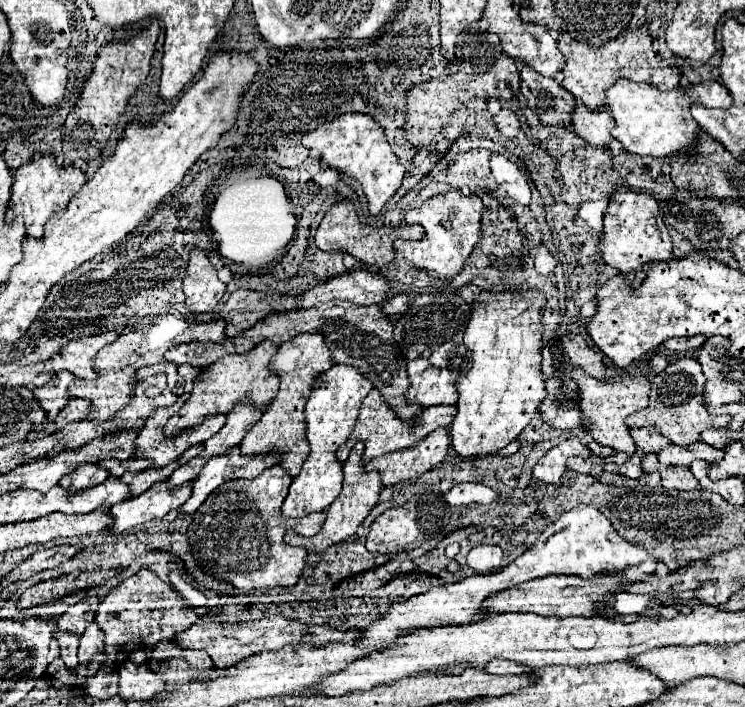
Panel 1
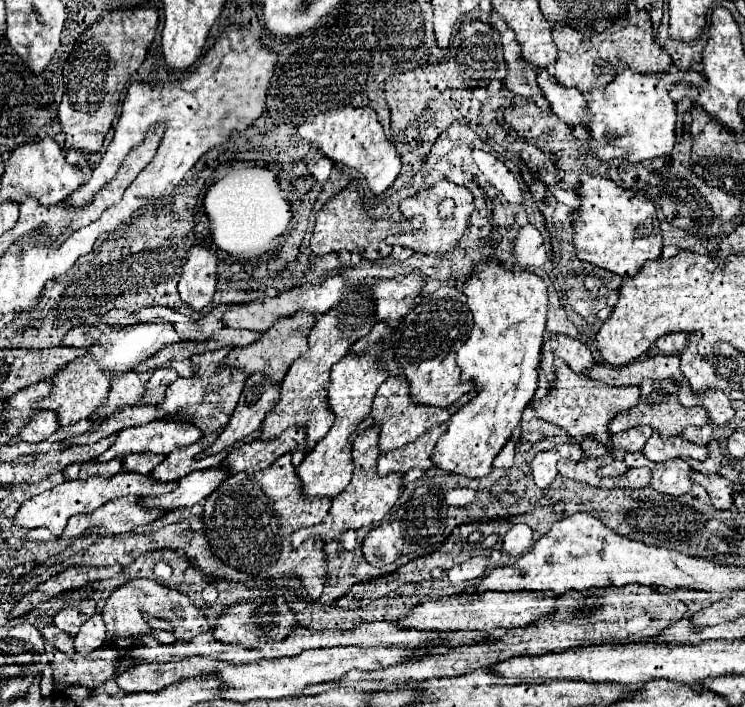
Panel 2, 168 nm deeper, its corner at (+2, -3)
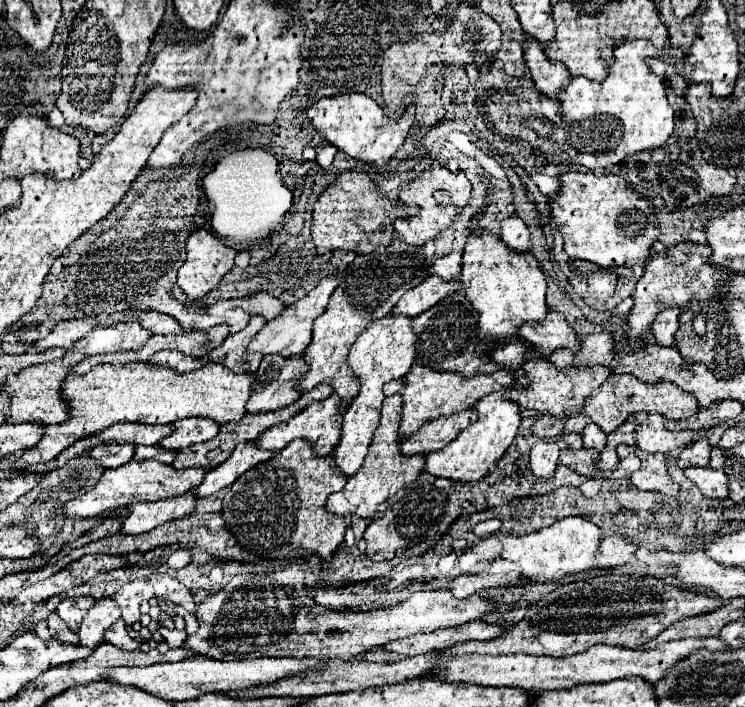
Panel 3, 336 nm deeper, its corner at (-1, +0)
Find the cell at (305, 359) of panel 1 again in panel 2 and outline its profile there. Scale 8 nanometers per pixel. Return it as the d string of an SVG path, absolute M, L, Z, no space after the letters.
M346 295L344 303L326 315L318 319L318 323L312 327L308 335L308 351L306 355L300 355L288 369L284 381L280 383L280 401L278 405L266 415L262 427L260 427L260 439L272 441L288 427L302 427L308 443L306 453L314 449L314 445L328 433L328 427L332 425L332 411L328 411L328 399L326 399L326 387L328 387L328 375L330 367L348 353L348 347L368 335L372 325L376 323L372 315L372 303L366 295Z

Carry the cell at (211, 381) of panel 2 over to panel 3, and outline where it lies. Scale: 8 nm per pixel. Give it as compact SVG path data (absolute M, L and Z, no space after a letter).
M251 316L247 328L235 332L235 334L229 334L227 340L219 348L209 352L211 360L227 366L231 372L249 372L249 374L257 372L263 356L259 352L249 352L247 346L265 324L267 324L267 320L263 316Z

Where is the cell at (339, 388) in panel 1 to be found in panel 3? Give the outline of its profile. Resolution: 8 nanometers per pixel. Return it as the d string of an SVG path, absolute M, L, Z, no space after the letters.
M389 314L385 318L371 322L359 334L357 342L353 344L353 348L349 352L349 364L351 364L353 372L357 374L357 378L361 380L361 392L349 406L347 414L343 416L341 440L333 450L337 468L345 476L353 476L361 468L361 464L367 456L367 448L373 440L373 432L379 426L379 418L381 418L381 406L383 406L383 398L385 398L383 384L405 376L415 360L415 332L413 332L411 320L413 318L409 318L409 316Z

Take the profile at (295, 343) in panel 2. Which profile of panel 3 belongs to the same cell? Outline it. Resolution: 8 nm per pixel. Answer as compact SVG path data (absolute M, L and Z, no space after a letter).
M327 276L305 298L301 298L295 304L283 308L283 312L277 318L273 318L271 322L267 322L263 326L263 330L259 332L259 336L255 336L255 340L251 340L251 344L249 344L251 352L255 350L255 352L261 352L261 354L281 354L281 356L293 356L293 354L305 352L305 348L311 342L313 320L325 310L325 306L329 304L329 298L331 298L335 288L337 288L337 276Z

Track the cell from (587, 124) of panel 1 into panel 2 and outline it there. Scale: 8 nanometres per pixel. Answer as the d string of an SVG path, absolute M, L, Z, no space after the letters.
M538 71L538 85L540 85L544 97L548 99L552 111L558 115L558 119L562 123L566 123L568 127L574 127L574 125L586 127L584 117L588 115L588 107L586 107L584 95L580 91L564 89L560 83L550 79L546 71Z

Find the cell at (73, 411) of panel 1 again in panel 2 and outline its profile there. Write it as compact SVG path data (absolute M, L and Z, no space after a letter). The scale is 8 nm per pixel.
M40 411L40 415L36 415L36 419L32 419L32 423L28 423L28 427L18 437L26 443L40 443L48 439L56 429L58 415L54 411Z

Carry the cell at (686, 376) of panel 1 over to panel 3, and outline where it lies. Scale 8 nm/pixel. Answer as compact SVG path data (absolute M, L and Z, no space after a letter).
M613 374L609 376L583 404L583 414L589 416L603 432L613 432L617 426L621 426L631 414L635 412L647 412L647 414L661 414L671 420L681 420L687 416L695 416L699 410L697 400L683 392L681 388L673 386L671 382L659 382L659 384L645 384L637 380L635 376L627 374Z

